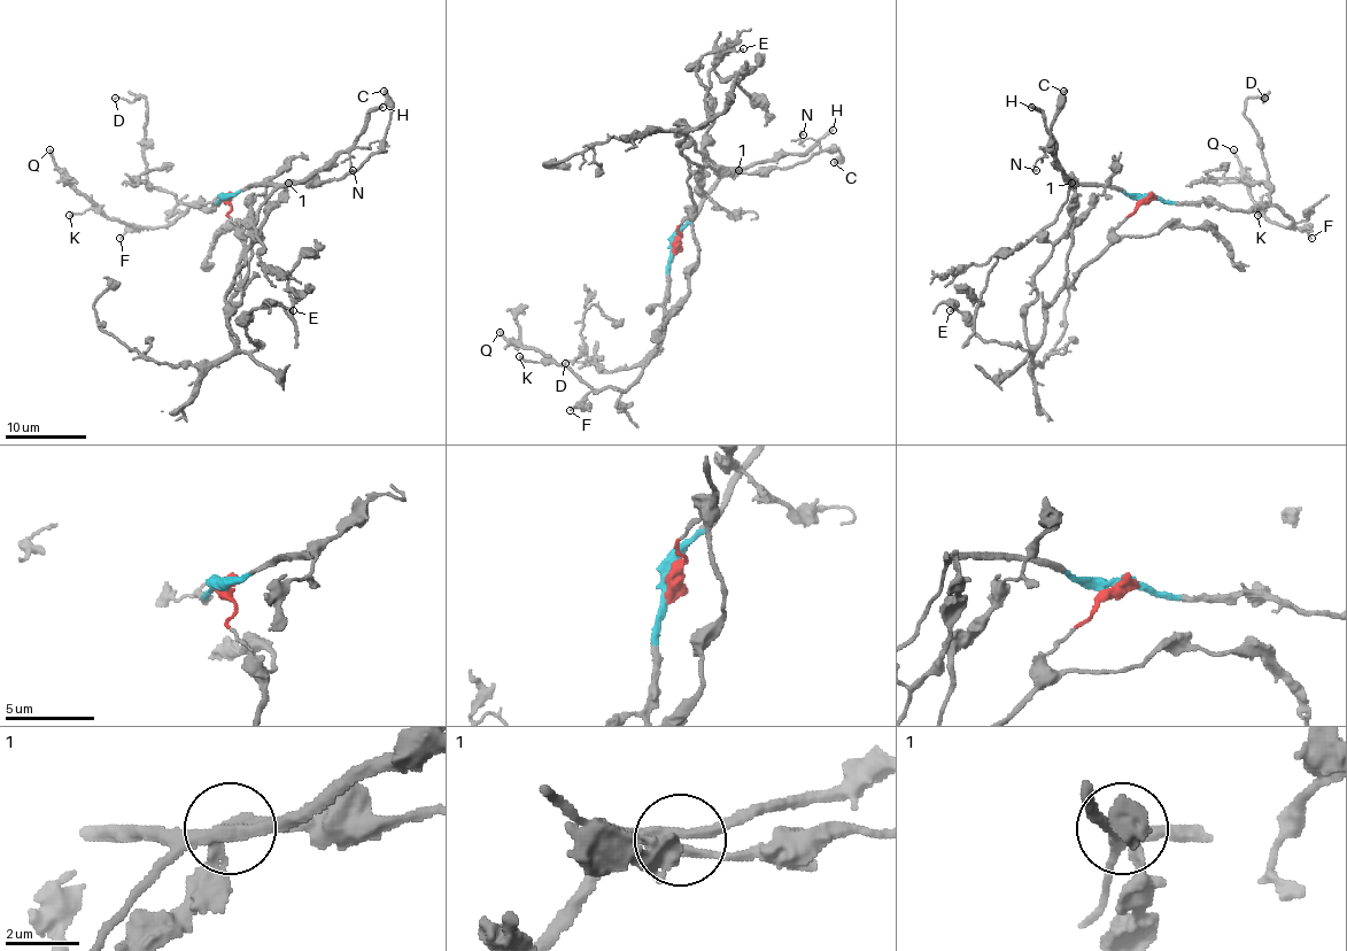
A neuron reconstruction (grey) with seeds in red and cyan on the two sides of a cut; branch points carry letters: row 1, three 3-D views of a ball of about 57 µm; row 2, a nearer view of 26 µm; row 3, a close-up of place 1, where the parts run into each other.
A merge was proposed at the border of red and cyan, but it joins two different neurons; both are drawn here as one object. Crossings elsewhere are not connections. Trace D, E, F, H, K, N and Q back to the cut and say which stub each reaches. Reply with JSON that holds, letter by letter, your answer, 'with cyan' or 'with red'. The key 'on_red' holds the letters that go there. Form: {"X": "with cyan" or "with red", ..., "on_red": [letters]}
{"D": "with cyan", "E": "with red", "F": "with cyan", "H": "with cyan", "K": "with cyan", "N": "with red", "Q": "with cyan", "on_red": ["E", "N"]}

